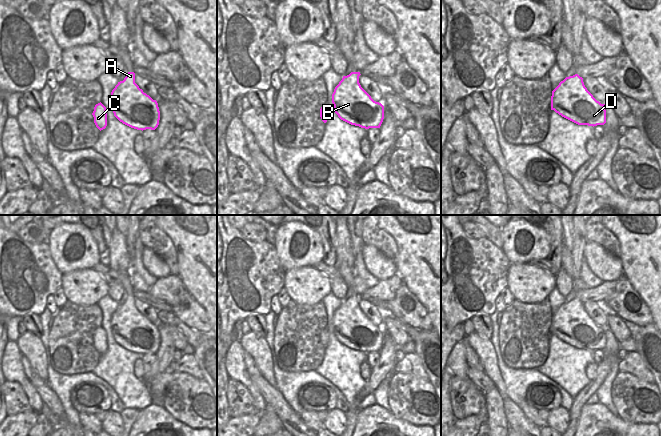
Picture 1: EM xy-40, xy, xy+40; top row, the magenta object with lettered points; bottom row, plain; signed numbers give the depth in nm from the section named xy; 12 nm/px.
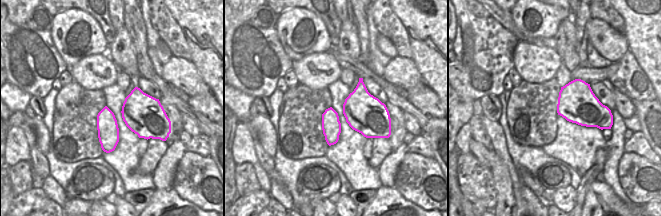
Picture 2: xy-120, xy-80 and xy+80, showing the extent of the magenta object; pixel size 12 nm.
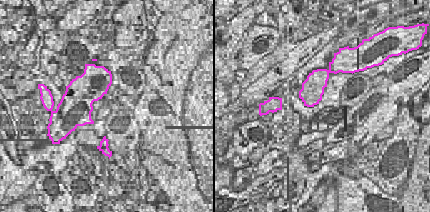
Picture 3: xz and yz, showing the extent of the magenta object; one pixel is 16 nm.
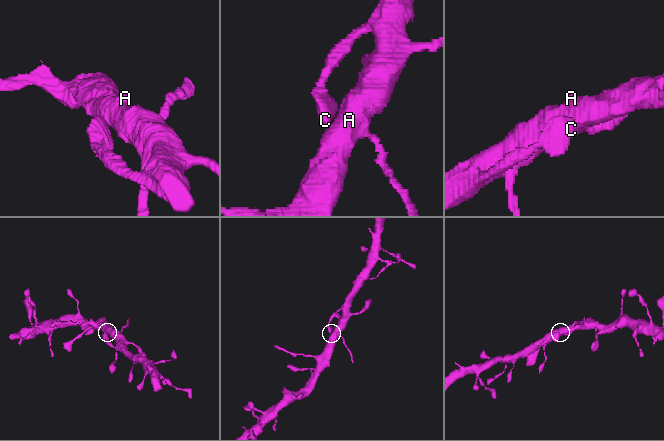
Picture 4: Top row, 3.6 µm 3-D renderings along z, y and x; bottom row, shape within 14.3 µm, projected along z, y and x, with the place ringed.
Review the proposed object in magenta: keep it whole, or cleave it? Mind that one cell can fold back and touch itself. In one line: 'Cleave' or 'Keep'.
Keep

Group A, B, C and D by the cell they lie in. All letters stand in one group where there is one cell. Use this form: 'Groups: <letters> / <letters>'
Groups: A B C D

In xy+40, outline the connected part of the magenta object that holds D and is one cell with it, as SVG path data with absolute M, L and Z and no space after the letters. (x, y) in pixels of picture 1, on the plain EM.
M578 298L566 301L552 315L551 334L578 349L604 349L604 330L587 314Z

